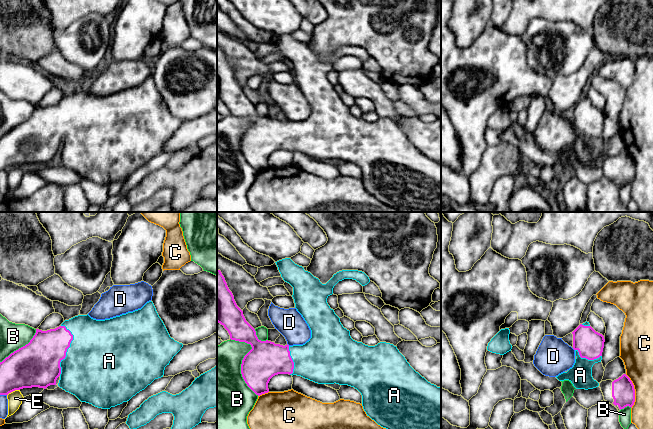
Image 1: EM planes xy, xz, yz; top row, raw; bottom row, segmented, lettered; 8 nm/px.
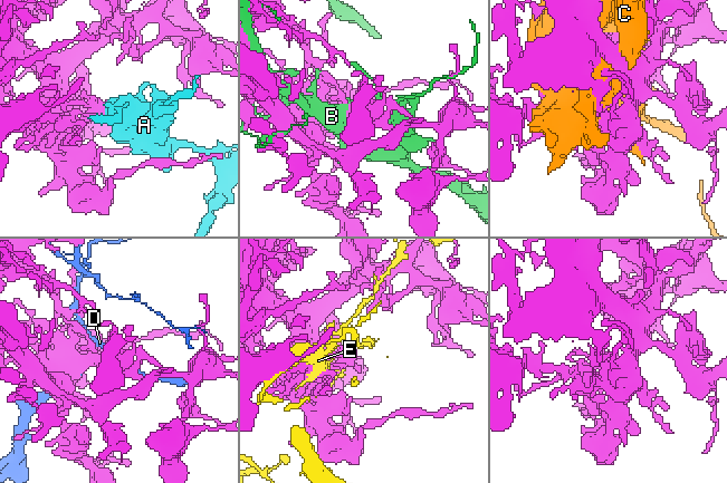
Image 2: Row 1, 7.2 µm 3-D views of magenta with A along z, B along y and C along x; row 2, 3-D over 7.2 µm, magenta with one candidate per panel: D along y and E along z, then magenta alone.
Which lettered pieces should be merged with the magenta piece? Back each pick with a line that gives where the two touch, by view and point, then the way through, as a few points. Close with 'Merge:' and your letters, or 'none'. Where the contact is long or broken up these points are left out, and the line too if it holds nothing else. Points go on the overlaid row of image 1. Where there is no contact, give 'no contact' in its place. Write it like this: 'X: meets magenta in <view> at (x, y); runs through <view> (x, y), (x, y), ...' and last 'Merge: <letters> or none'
A: meets magenta in xy at (66, 350)
Merge: A

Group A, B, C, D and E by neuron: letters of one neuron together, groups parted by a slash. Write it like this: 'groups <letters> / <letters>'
groups A / B / C / D / E

